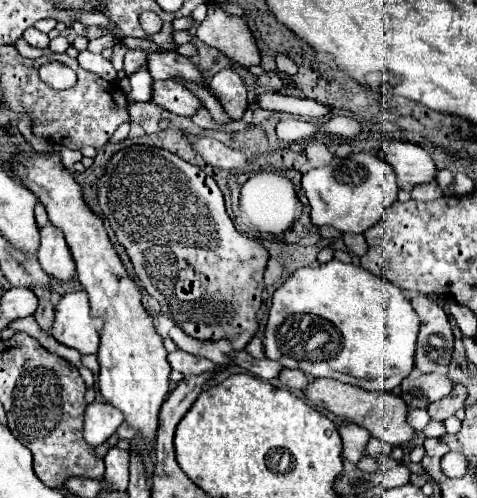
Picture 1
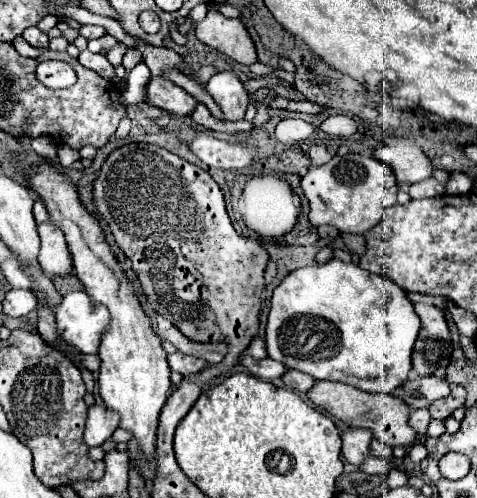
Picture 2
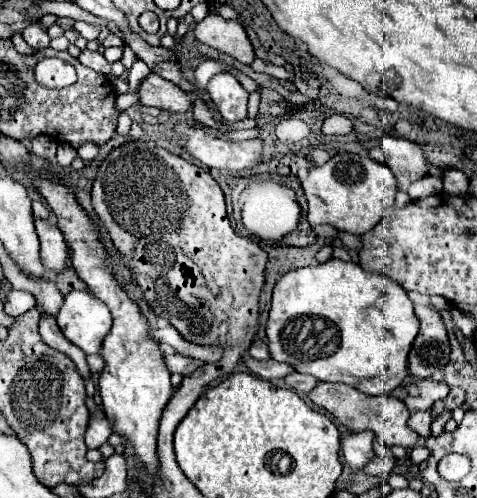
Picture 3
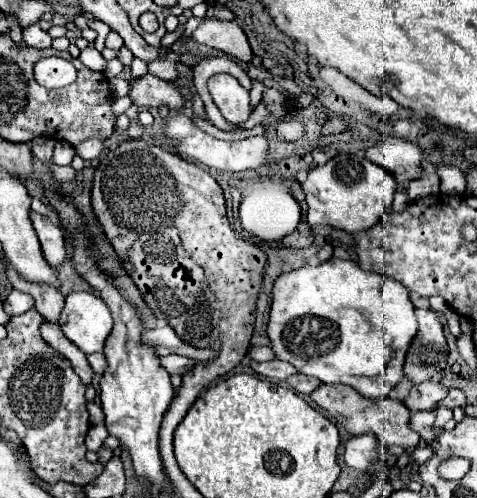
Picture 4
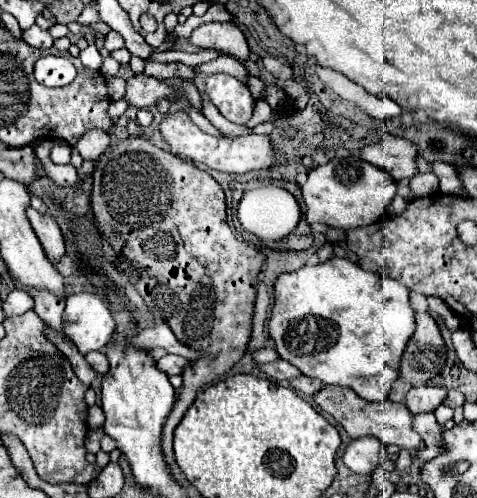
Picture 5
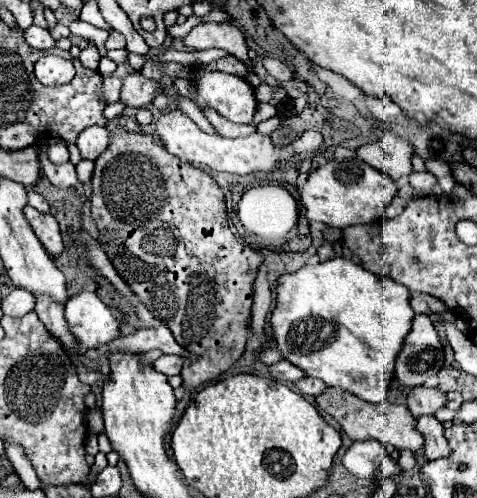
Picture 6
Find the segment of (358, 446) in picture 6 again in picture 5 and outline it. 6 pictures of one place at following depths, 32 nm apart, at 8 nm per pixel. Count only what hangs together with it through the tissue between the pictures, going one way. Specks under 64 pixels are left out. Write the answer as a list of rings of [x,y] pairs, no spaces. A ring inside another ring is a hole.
[[[372,436],[350,440],[344,452],[344,464],[360,476],[372,476],[376,470],[384,470],[386,474],[390,474],[394,470],[394,464],[382,456],[380,440]]]

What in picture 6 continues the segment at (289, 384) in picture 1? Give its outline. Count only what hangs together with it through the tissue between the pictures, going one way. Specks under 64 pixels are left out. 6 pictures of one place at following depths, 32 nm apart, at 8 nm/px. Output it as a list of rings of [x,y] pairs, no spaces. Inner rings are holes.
[[[304,378],[304,380],[294,382],[294,386],[296,386],[302,394],[308,394],[308,396],[318,396],[318,394],[322,394],[324,388],[326,388],[326,384],[324,384],[322,380],[318,380],[318,378]]]

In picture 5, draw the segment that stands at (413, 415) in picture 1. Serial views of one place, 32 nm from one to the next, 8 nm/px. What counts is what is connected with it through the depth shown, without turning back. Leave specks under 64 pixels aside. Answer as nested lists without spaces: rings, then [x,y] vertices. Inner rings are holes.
[[[414,414],[414,430],[422,436],[426,444],[426,458],[422,460],[430,460],[438,456],[442,448],[442,440],[440,440],[442,428],[438,426],[436,416],[434,414]]]

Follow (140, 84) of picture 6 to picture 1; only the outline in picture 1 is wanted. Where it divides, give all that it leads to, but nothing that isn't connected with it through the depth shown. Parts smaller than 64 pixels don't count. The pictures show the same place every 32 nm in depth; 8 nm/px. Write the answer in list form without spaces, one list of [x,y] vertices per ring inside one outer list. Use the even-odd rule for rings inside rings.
[[[156,80],[152,94],[154,94],[154,104],[178,116],[192,118],[204,106],[194,92],[190,92],[184,84],[176,80]]]

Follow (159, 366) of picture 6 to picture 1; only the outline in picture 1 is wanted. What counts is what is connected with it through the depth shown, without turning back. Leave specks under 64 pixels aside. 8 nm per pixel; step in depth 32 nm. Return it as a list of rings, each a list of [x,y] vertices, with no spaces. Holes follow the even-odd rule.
[[[176,350],[172,354],[168,354],[168,362],[172,366],[172,370],[178,370],[182,374],[206,374],[206,372],[214,372],[218,366],[214,362],[210,362],[208,358],[200,358],[182,350]]]

